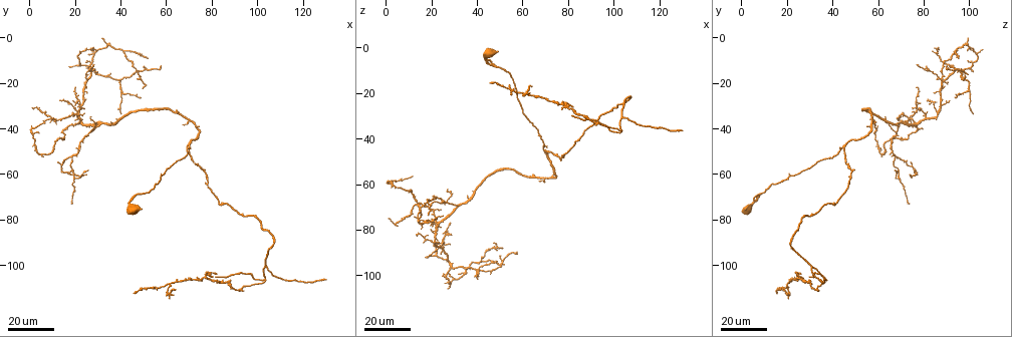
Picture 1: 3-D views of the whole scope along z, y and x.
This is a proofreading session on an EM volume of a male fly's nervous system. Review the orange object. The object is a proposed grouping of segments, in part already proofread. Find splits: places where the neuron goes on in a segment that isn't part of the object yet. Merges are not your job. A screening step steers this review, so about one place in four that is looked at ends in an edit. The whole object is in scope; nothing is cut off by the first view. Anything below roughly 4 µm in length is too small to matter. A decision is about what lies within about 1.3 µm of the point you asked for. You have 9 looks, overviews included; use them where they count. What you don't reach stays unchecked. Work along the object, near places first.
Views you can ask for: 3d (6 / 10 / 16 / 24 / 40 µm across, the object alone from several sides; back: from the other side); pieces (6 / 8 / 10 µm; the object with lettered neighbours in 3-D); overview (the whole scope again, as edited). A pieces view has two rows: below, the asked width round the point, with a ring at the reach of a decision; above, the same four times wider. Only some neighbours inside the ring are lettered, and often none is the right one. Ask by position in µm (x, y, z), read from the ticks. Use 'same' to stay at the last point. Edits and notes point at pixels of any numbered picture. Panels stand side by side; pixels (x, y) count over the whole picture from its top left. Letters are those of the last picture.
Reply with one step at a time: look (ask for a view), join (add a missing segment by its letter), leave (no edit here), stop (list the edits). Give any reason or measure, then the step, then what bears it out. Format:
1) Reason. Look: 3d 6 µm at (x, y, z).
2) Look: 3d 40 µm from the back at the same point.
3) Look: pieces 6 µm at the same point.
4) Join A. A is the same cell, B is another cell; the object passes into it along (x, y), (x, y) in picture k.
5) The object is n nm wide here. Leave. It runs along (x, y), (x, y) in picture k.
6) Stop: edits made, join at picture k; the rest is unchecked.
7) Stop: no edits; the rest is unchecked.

An open end. Look: 3d 24 µm at (14, 27, 83).

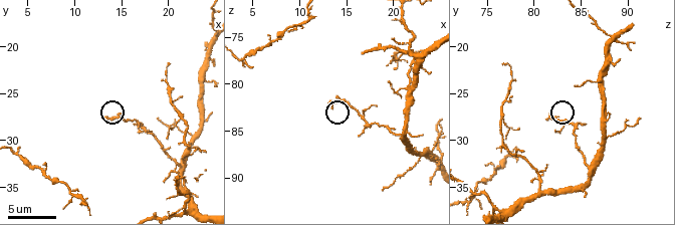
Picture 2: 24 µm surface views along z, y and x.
Look: pieces 8 µm at (13.4, 27.8, 82.0).

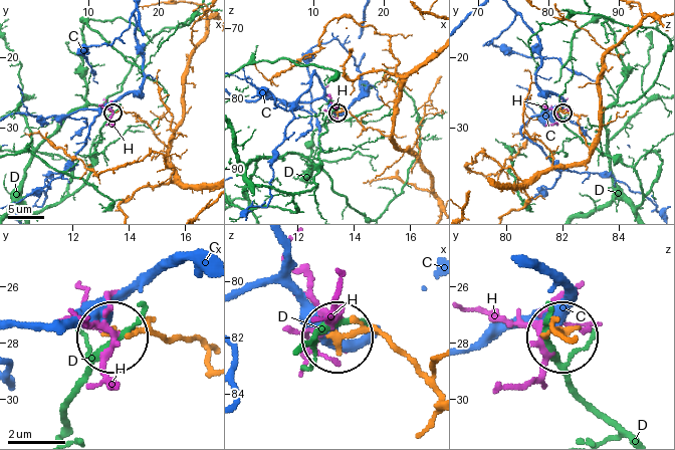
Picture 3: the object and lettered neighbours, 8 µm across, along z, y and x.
Leave. C, D and H are other cells; it runs along (428, 382), (378, 333), (336, 335) in picture 3; no lettered segment goes on from it.

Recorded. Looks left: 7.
Long arm stops here. Look: 3d 24 µm at (27, 12, 76).

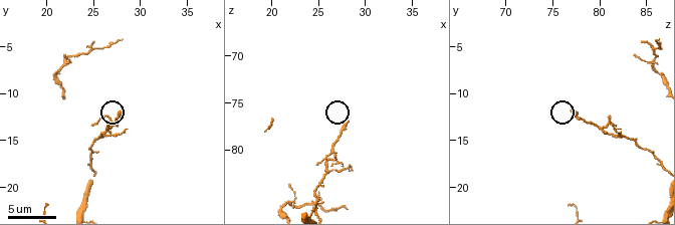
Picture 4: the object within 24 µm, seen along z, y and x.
Look: pieces 8 µm at (27.8, 11.8, 77.0).

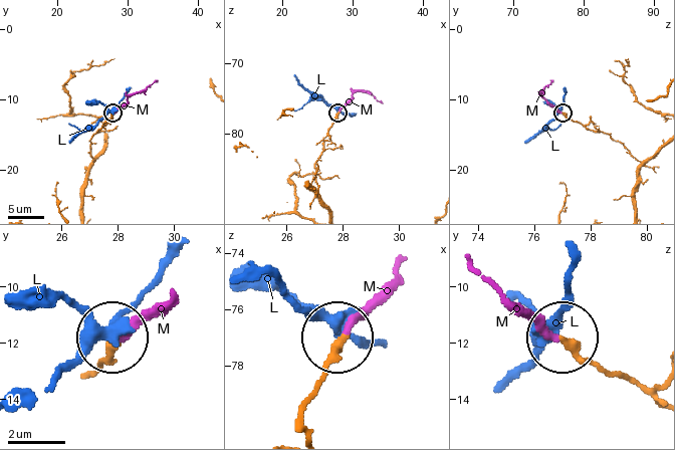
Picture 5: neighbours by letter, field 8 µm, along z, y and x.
Join M. M is the same cell, L is another cell; the object passes into it along (91, 375), (166, 300) in picture 5; it goes on there.

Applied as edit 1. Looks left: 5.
Look: overview.

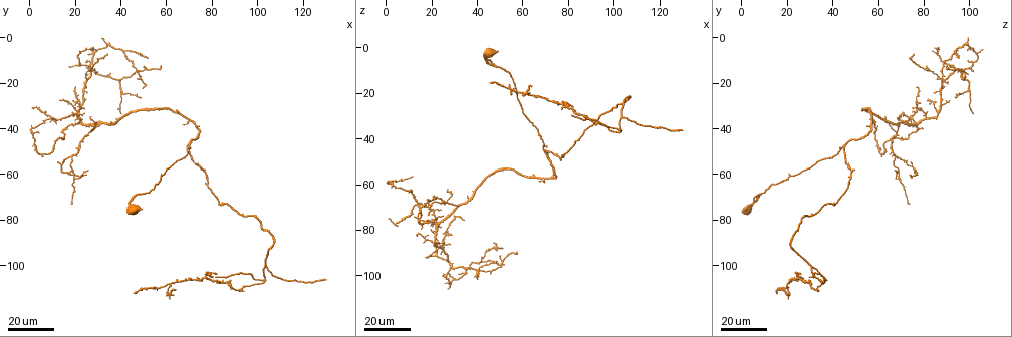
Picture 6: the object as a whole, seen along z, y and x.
Look: 3d 16 µm at (32, 1, 100).

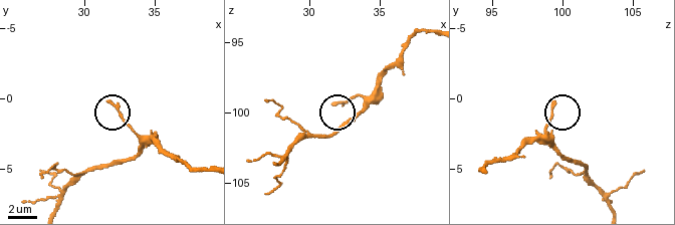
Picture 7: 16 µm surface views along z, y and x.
Zoom in. Look: 3d 6 µm at (31.6, 0.2, 99.4).

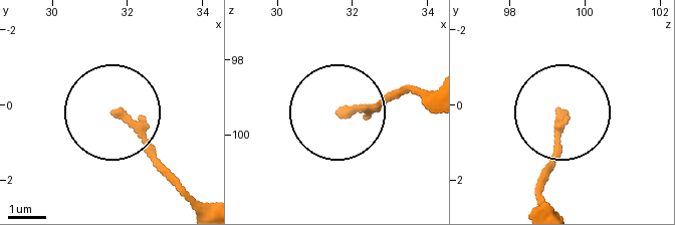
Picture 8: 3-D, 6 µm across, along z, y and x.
See the neighbours. Look: pieces 8 µm at (31.70, 0.20, 99.45).

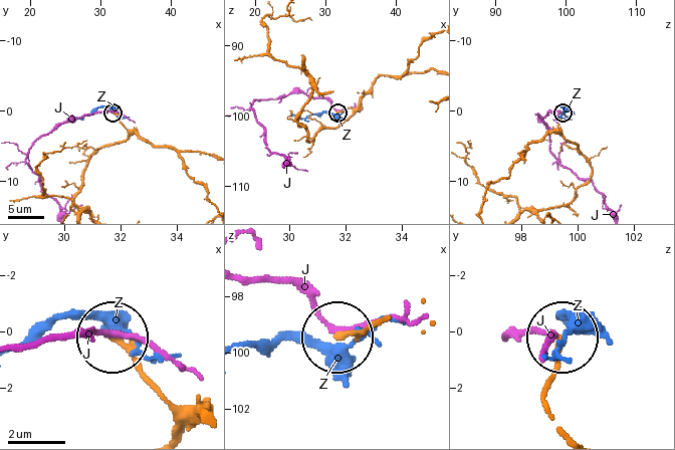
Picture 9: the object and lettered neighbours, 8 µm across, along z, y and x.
Leave. J and Z are other cells; none of them fits.

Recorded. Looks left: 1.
Stop: edits made, join at picture 5; the rest is unchecked.

